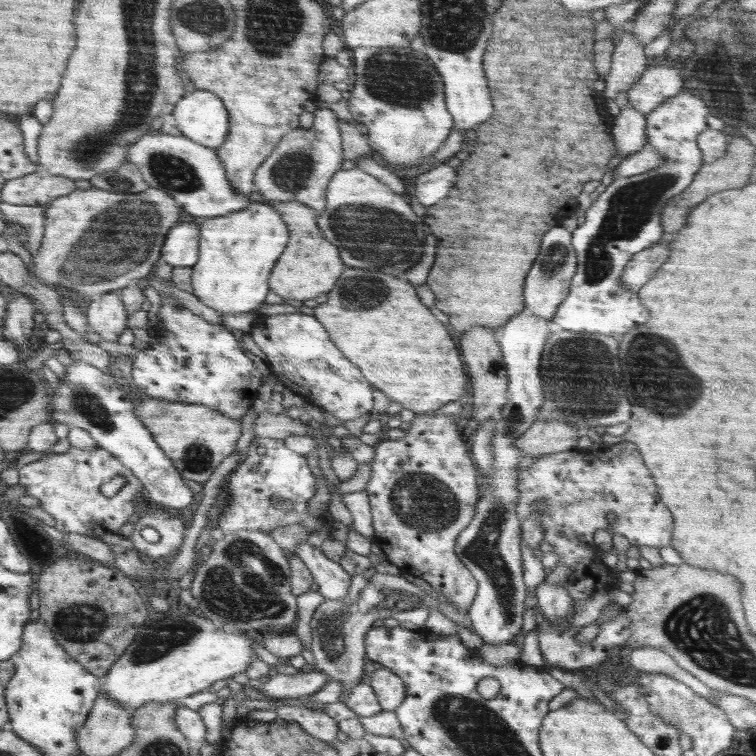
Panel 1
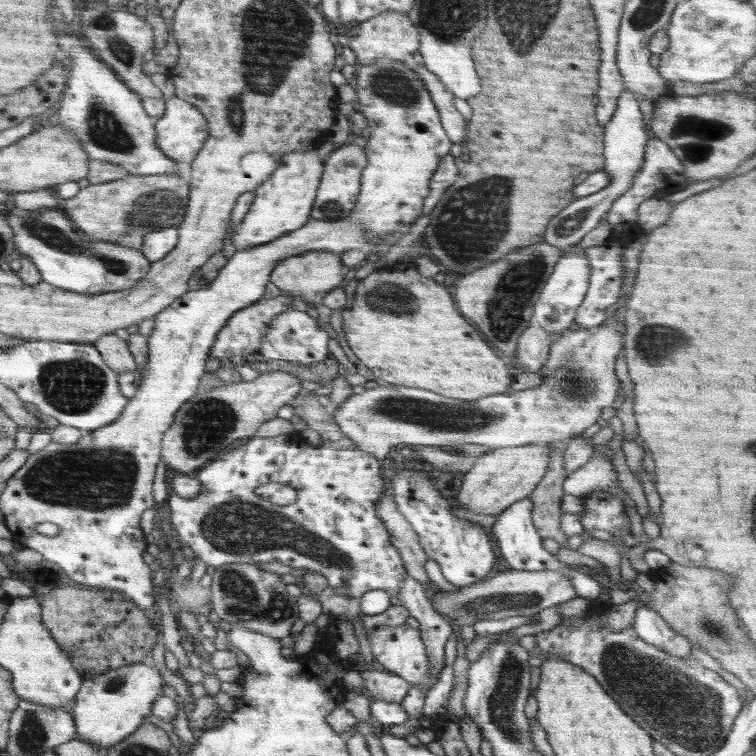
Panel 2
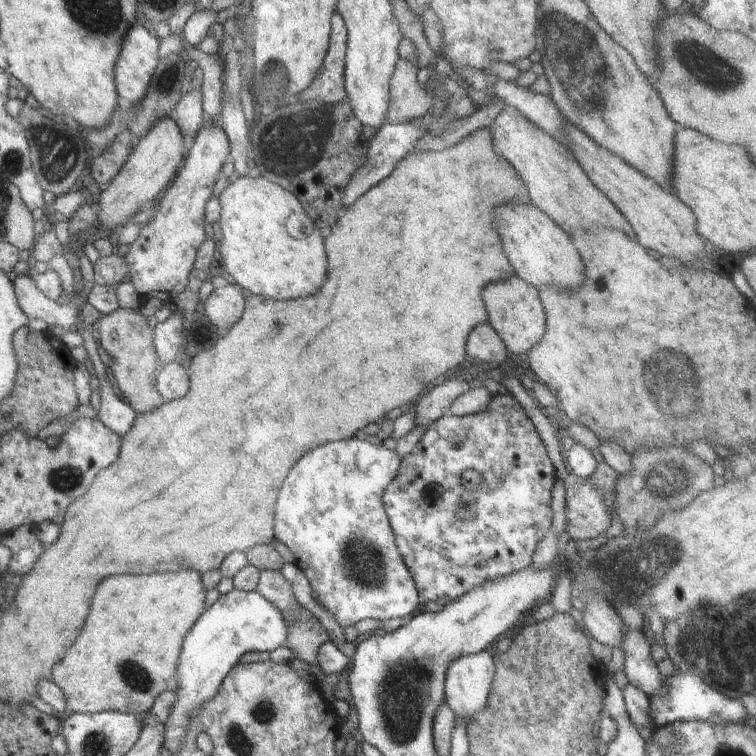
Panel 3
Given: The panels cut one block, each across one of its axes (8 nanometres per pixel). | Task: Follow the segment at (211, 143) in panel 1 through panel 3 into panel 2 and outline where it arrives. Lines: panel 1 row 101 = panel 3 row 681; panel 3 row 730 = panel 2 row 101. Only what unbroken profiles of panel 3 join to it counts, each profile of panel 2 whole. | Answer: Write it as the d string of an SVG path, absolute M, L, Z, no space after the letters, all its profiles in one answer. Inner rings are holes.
M168 98L164 114L155 122L155 143L168 158L187 167L208 138L208 121L189 102Z

